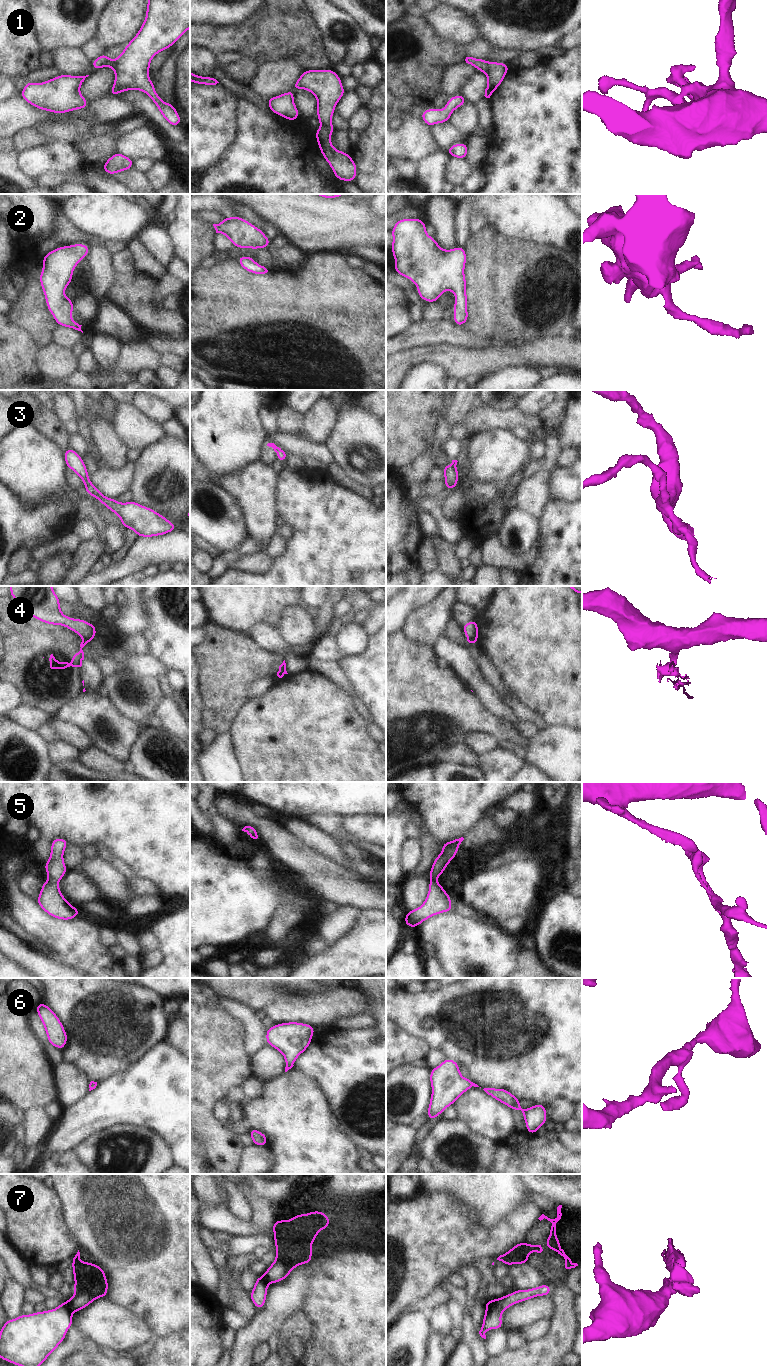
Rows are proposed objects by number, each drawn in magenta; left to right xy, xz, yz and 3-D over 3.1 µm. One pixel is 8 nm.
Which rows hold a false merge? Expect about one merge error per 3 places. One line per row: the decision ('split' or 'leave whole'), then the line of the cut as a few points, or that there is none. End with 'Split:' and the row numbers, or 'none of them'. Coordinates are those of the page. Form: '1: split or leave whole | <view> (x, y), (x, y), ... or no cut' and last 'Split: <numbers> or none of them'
1: leave whole | no cut
2: leave whole | no cut
3: leave whole | no cut
4: split | xy (83, 639), (88, 642)
5: leave whole | no cut
6: leave whole | no cut
7: split | xy (67, 1301), (73, 1311)
Split: 4, 7

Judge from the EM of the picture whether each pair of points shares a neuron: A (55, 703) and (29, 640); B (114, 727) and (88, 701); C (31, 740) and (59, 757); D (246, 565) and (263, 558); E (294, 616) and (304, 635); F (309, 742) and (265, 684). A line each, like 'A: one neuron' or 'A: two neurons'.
A: one neuron
B: one neuron
C: two neurons
D: one neuron
E: one neuron
F: two neurons

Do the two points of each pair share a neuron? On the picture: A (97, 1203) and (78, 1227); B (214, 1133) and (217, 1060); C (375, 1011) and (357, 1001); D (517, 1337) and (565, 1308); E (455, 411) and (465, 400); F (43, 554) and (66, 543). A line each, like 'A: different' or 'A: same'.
A: same
B: same
C: different
D: different
E: same
F: same

